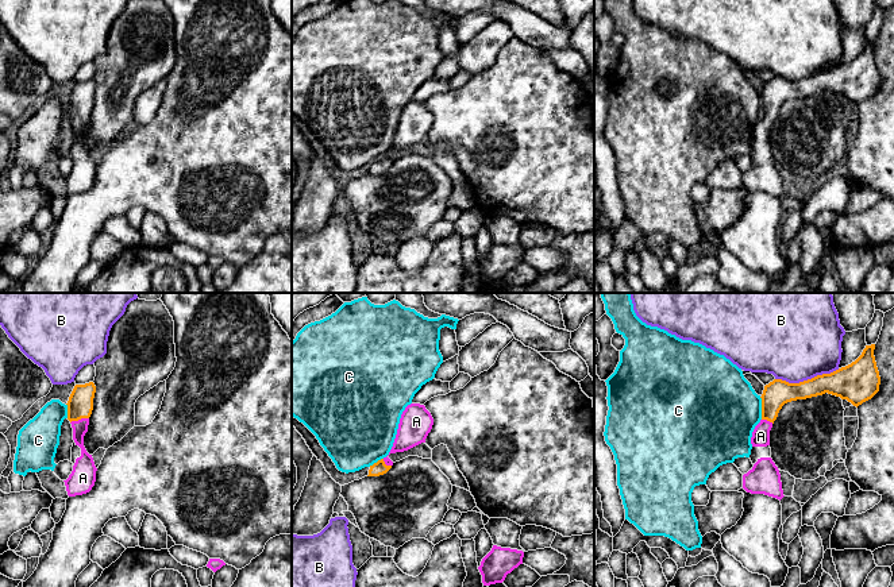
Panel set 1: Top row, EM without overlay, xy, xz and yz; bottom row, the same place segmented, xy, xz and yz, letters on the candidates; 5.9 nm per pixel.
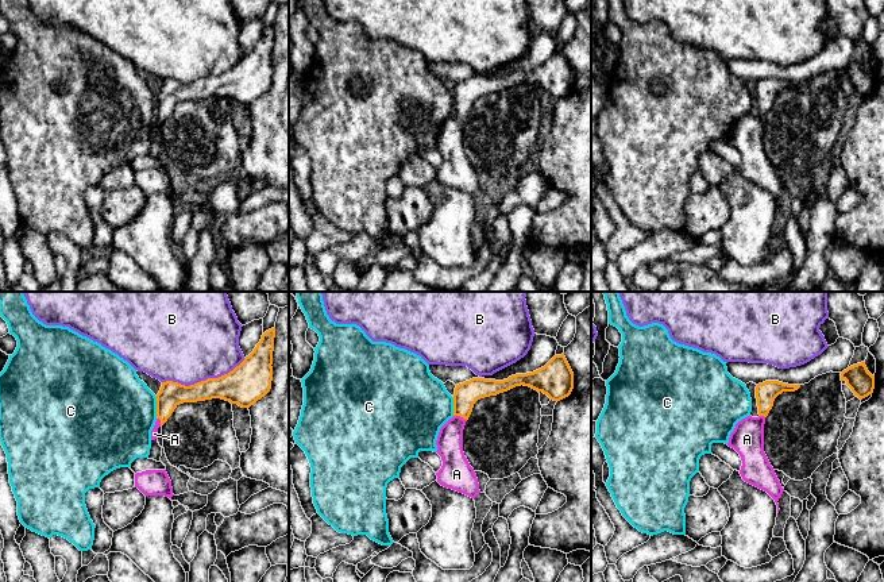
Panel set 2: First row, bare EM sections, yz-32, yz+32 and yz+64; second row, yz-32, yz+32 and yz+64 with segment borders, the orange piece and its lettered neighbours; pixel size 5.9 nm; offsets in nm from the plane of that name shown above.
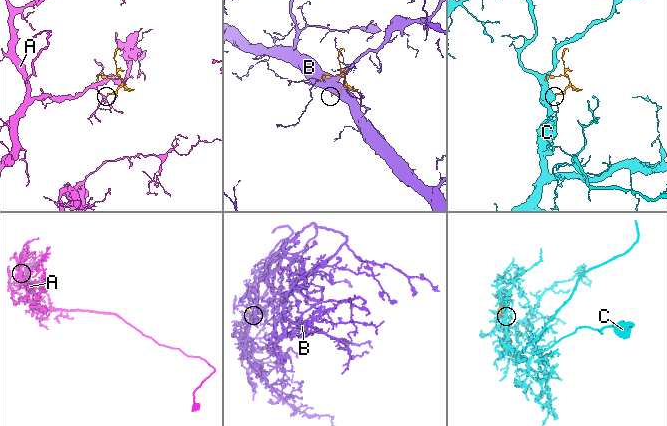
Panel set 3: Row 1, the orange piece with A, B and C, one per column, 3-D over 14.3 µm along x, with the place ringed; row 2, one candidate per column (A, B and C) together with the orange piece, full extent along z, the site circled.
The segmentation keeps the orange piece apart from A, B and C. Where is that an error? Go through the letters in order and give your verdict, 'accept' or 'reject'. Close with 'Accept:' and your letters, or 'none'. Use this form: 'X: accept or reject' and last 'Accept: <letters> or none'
A: accept
B: reject
C: reject
Accept: A

